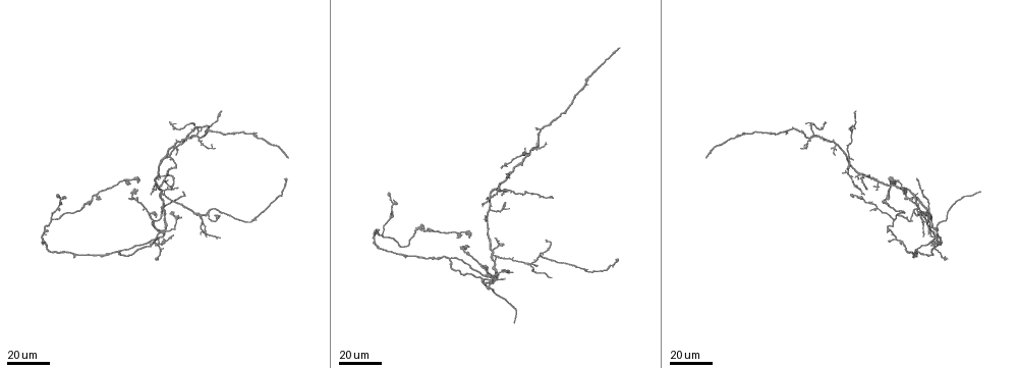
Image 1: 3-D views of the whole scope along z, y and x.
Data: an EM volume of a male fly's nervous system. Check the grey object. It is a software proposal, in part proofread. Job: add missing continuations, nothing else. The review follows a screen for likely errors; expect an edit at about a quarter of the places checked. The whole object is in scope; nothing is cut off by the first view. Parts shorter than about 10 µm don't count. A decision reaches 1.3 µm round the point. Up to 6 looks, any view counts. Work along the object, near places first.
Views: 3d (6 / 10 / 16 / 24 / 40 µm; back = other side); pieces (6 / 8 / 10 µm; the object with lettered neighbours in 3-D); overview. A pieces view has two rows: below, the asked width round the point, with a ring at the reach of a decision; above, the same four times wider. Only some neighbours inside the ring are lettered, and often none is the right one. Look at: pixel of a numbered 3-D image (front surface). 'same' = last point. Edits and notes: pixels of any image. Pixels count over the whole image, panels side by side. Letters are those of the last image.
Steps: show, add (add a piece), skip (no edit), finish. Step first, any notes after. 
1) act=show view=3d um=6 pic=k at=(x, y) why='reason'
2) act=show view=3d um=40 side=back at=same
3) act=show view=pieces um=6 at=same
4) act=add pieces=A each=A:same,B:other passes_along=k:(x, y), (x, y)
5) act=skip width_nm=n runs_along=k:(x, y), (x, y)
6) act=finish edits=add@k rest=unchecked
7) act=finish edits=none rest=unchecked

act=show view=3d um=40 pic=1 at=(515, 323) why='end of a long branch'

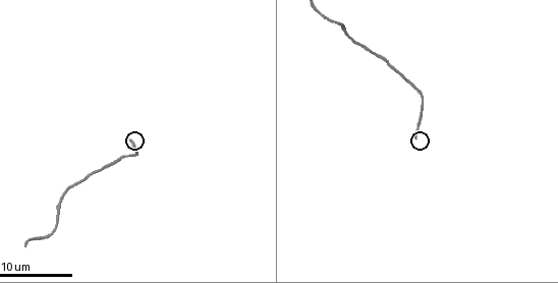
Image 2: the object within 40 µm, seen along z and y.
act=show view=pieces um=10 pic=2 at=(417, 137) why='see the neighbours'

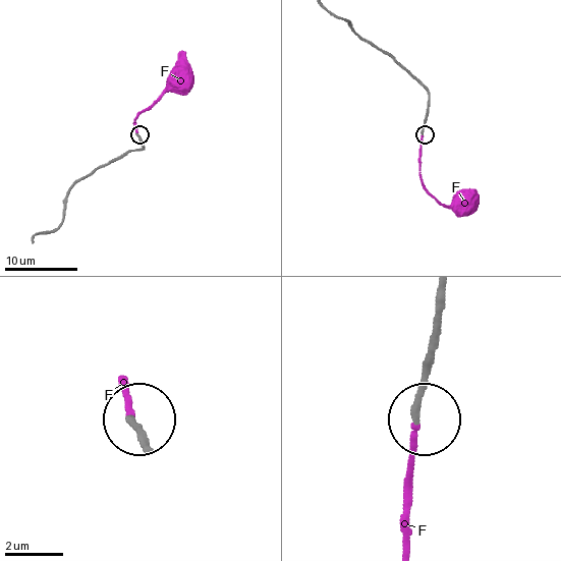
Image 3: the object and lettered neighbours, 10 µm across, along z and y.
act=add pieces=F width_nm=230 each=F:same passes_along=3:(439, 344), (416, 407), (409, 539) found='it goes on there'

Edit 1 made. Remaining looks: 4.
act=show view=overview why='see it whole again'

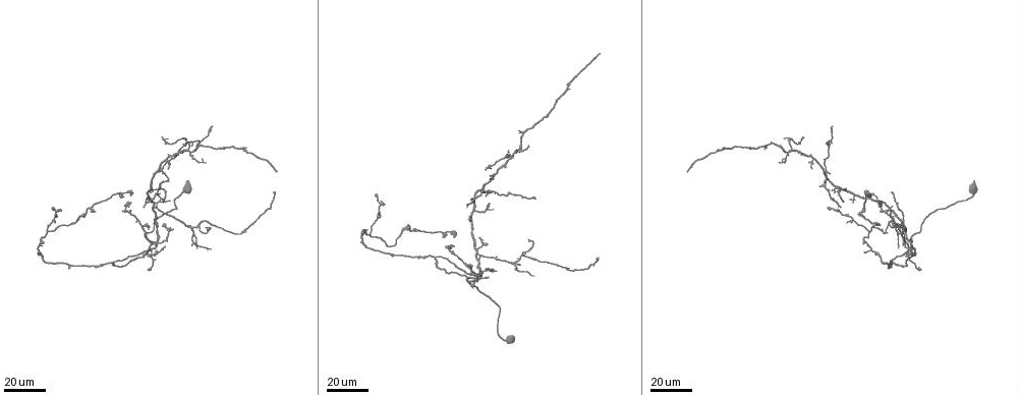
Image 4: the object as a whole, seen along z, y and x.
act=show view=3d um=24 pic=4 at=(488, 267) why='long arm stops here'

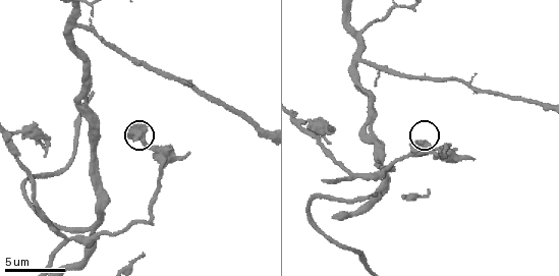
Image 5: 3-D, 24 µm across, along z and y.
act=show view=pieces um=8 pic=5 at=(132, 125)

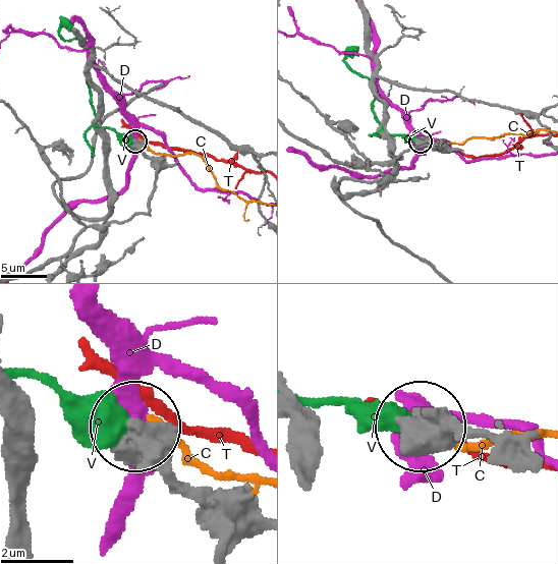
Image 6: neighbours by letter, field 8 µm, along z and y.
act=skip width_nm=510 each=C:other,D:other,T:other,V:other runs_along=6:(470, 429), (420, 429) found='none of them fits'

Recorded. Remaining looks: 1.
act=finish edits=add@3 rest=unchecked

